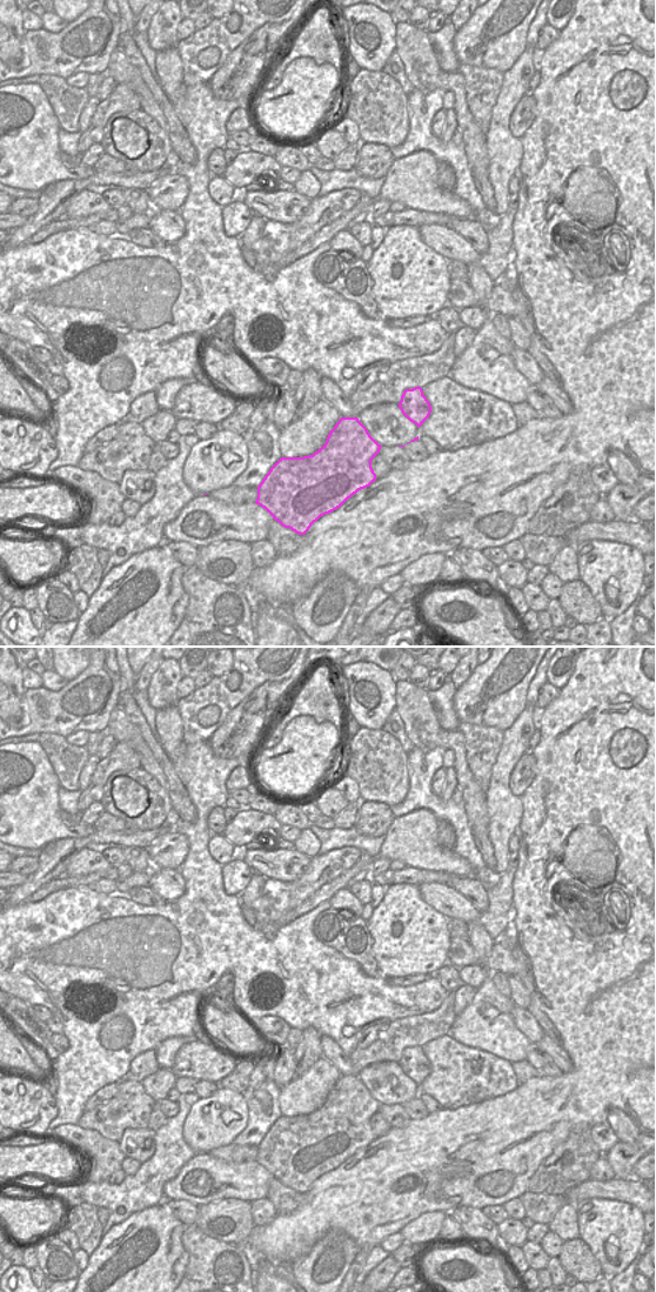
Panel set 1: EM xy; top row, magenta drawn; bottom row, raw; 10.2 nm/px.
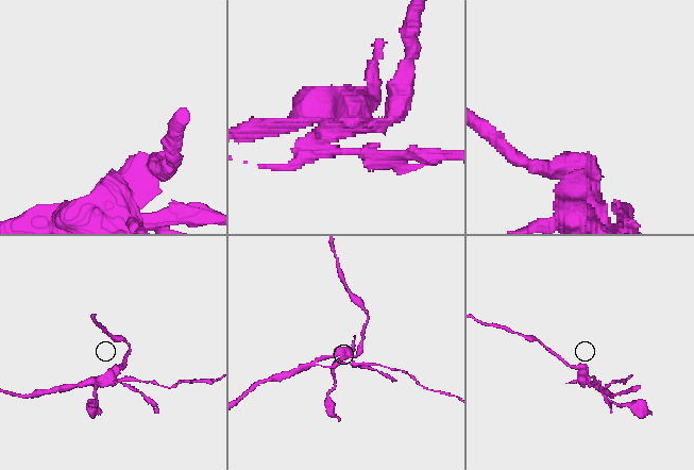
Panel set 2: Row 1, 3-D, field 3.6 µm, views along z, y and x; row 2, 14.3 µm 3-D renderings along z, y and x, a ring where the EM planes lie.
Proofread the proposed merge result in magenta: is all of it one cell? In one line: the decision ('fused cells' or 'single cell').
fused cells

